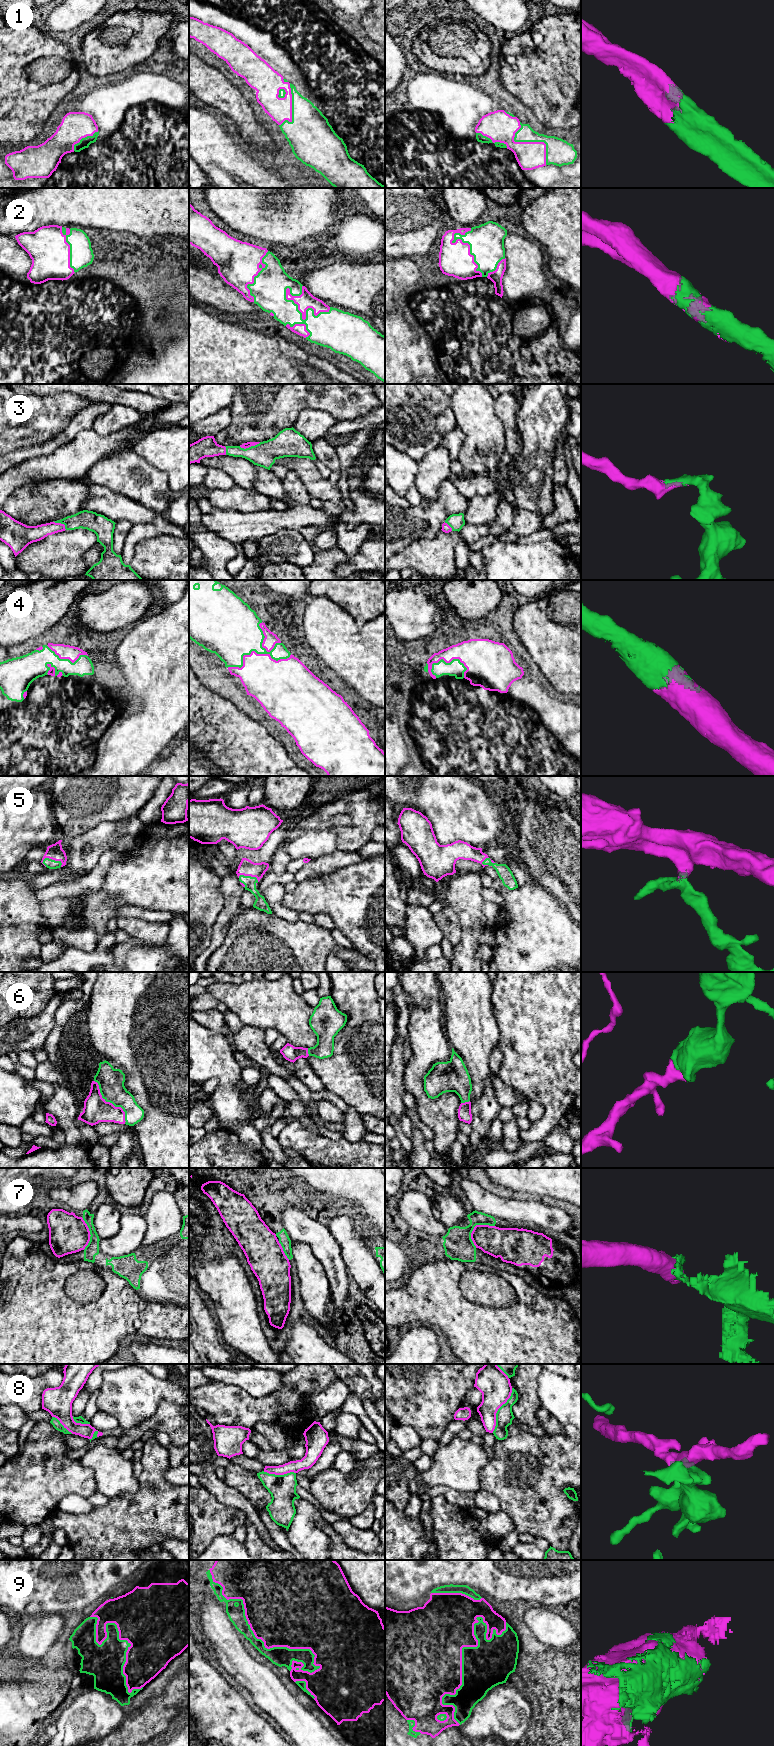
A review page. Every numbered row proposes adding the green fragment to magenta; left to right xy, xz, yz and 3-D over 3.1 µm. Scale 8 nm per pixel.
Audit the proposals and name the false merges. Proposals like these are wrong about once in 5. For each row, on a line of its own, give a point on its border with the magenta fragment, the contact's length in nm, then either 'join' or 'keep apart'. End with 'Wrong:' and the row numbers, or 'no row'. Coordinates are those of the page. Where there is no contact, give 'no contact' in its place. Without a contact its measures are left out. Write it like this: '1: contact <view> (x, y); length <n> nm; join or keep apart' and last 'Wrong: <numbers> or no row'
1: contact yz (531, 142); length 400 nm; join
2: contact xz (305, 318); length 400 nm; join
3: contact xz (249, 446); length 180 nm; join
4: contact xz (255, 652); length 500 nm; join
5: contact xy (52, 859); length 180 nm; join
6: contact xy (111, 1103); length 440 nm; join
7: contact yz (474, 1227); length 240 nm; join
8: contact yz (497, 1410); length 400 nm; keep apart
9: contact xz (253, 1632); length 1200 nm; join
Wrong: 8

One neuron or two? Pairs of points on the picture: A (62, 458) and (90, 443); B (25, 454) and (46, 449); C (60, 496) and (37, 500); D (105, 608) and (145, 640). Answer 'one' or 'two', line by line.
A: one
B: one
C: one
D: two

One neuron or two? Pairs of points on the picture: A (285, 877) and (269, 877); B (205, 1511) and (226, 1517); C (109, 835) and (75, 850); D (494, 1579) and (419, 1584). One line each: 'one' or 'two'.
A: one
B: one
C: one
D: one

